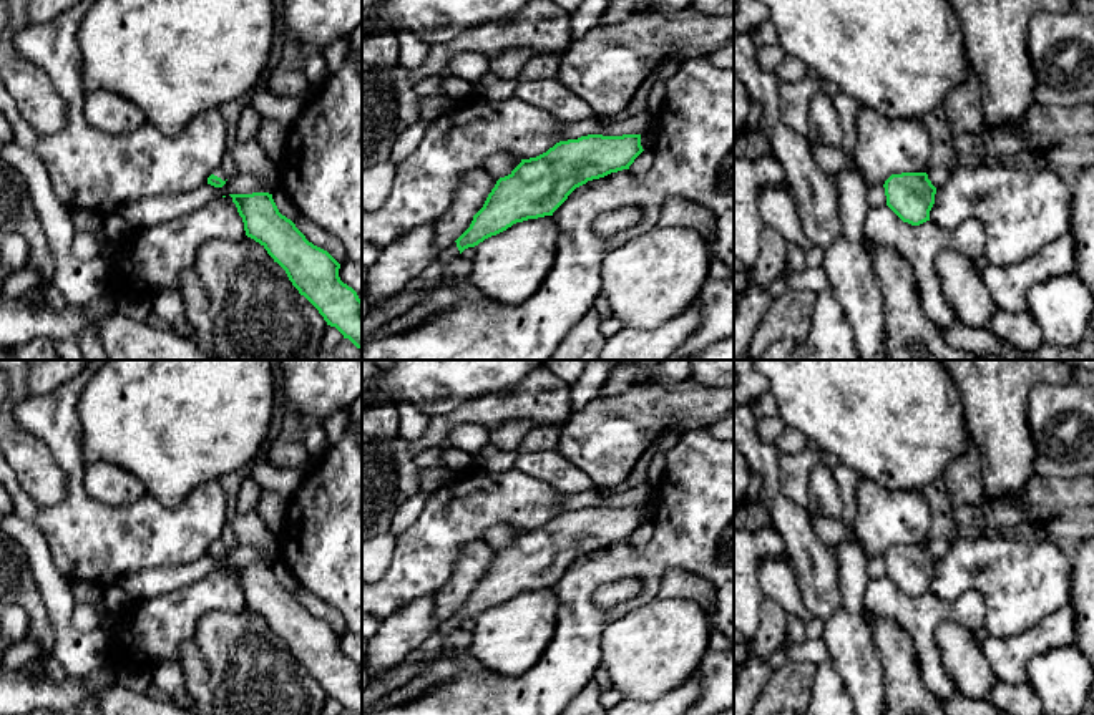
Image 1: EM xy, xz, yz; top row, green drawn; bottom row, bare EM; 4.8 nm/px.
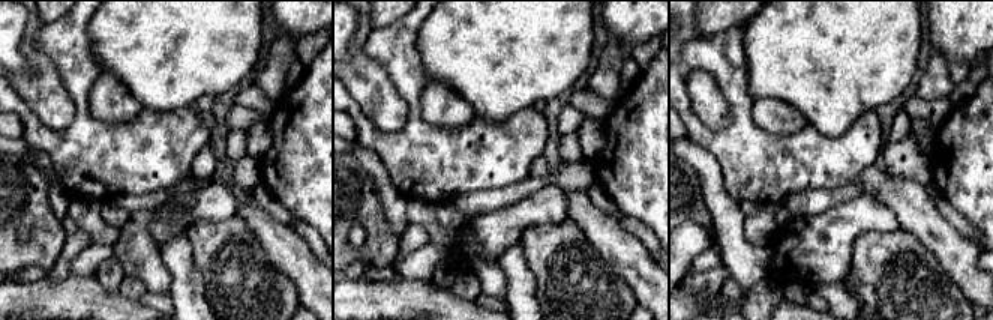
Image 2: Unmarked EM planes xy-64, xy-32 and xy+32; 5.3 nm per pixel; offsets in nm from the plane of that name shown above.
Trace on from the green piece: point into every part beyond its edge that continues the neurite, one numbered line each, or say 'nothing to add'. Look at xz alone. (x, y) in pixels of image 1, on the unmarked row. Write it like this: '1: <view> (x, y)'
nothing to add

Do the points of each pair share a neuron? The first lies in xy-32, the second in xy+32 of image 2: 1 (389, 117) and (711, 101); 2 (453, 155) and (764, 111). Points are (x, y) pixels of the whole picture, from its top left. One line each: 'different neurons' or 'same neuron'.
1: same neuron
2: different neurons

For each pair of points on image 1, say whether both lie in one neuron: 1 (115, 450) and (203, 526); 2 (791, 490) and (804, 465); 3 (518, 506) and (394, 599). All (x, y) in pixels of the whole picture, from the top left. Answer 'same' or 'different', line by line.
1: different
2: same
3: same

